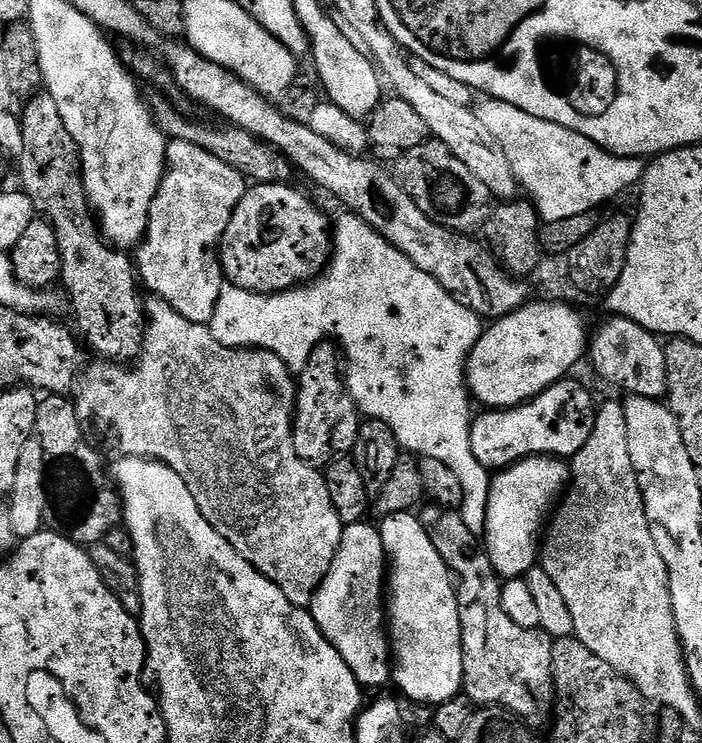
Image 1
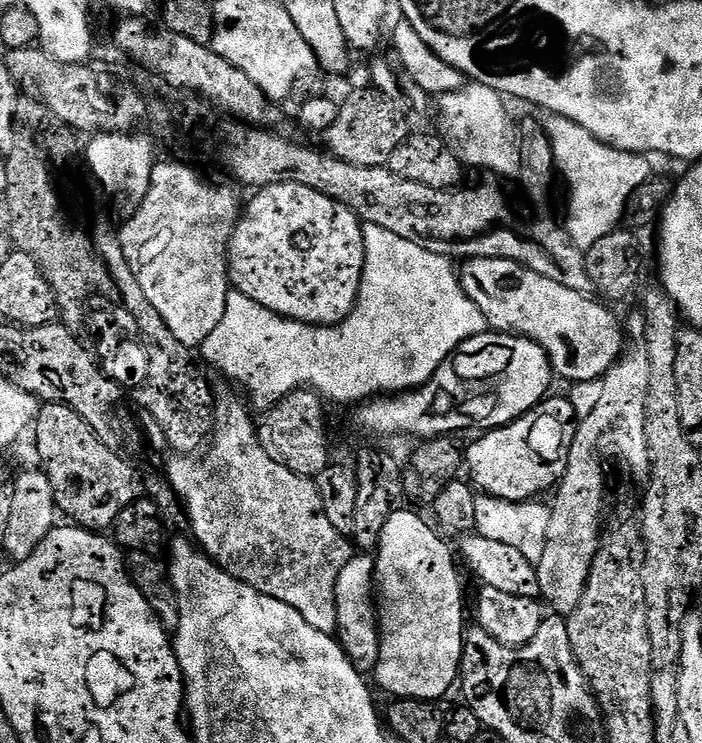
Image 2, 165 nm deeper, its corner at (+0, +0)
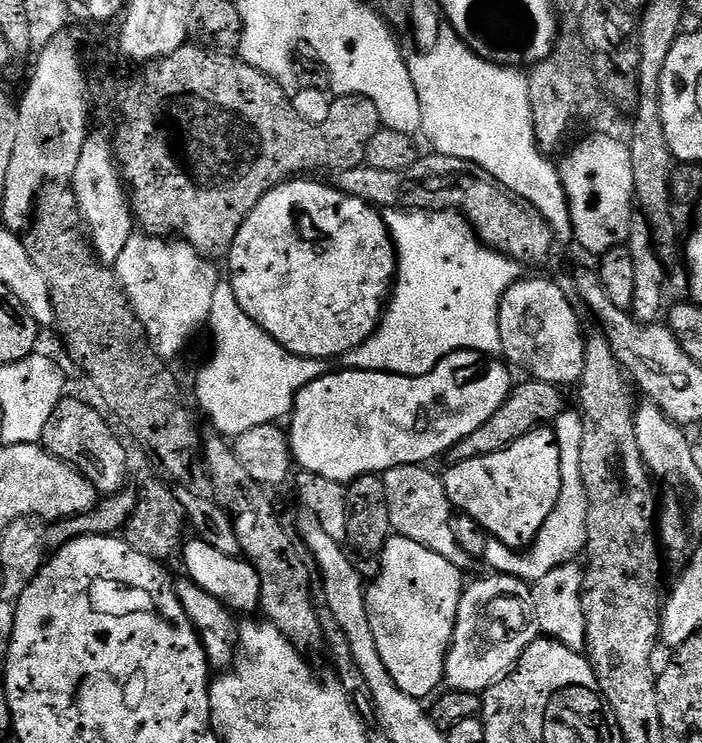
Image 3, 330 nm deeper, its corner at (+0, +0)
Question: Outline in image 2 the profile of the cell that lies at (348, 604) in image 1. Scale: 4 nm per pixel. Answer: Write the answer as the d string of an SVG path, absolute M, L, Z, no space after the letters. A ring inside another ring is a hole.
M356 554L350 562L346 562L346 566L342 566L342 574L338 574L338 586L336 587L338 639L346 655L352 659L352 665L362 674L371 673L380 657L380 626L374 599L375 578L375 559L368 554Z

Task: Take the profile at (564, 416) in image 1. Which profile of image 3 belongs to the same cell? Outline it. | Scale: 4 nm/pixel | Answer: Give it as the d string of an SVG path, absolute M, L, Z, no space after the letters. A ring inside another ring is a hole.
M548 426L536 428L530 434L518 438L518 442L506 446L506 450L498 450L498 454L486 454L463 460L452 464L449 469L449 472L443 473L442 476L447 503L457 513L474 518L474 522L478 522L491 539L501 540L507 548L517 550L527 550L532 547L546 518L550 518L554 506L558 506L558 498L563 486L556 433Z

